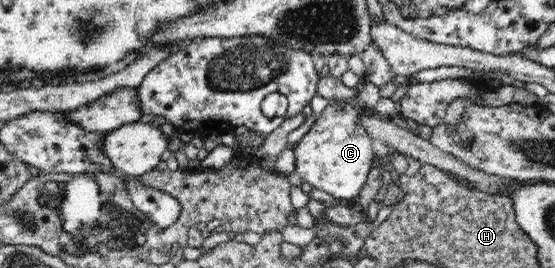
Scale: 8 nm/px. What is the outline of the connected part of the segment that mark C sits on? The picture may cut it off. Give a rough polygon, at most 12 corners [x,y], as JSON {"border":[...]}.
{"border":[[332,100],[291,148],[303,181],[357,201],[376,159]]}

